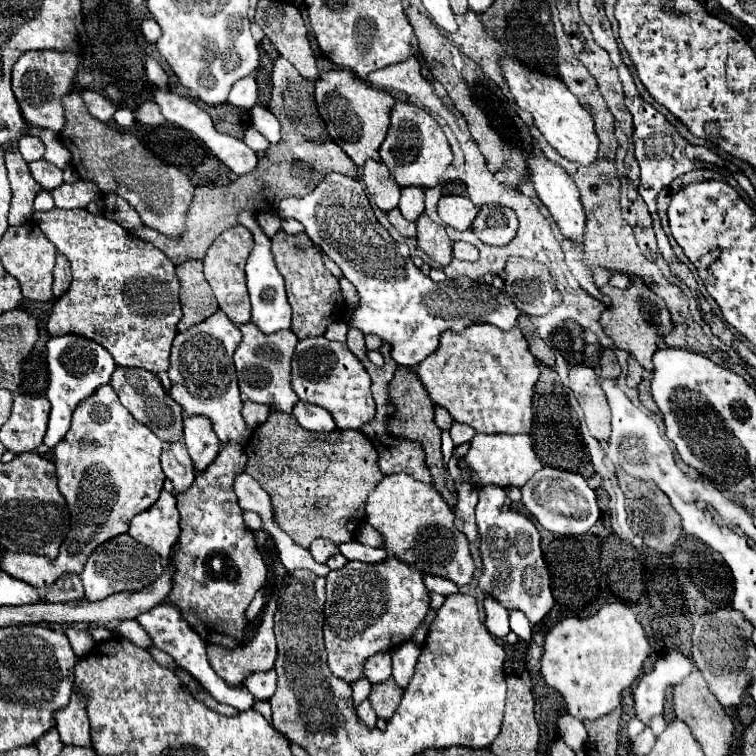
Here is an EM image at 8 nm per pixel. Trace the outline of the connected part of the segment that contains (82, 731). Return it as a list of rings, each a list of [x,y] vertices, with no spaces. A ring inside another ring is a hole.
[[[72,692],[72,698],[66,708],[58,710],[56,714],[56,728],[64,744],[74,746],[92,746],[90,740],[90,722],[86,714],[86,696]]]

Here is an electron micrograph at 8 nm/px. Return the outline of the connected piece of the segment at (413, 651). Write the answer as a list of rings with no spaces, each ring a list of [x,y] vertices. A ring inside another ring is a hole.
[[[406,642],[406,644],[400,644],[398,648],[394,648],[394,652],[390,652],[390,656],[392,656],[392,678],[396,680],[398,686],[406,688],[414,674],[414,666],[418,662],[420,648],[414,646],[412,642]]]

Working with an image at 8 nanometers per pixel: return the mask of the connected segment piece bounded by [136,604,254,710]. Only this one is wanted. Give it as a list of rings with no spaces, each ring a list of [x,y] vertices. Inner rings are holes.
[[[158,604],[154,606],[152,610],[140,614],[138,618],[138,624],[146,630],[146,634],[152,638],[154,646],[160,648],[162,652],[170,654],[176,664],[184,670],[188,670],[220,704],[228,704],[228,706],[234,706],[238,710],[250,710],[252,704],[254,704],[254,696],[250,696],[250,692],[244,688],[244,686],[238,686],[238,688],[230,688],[214,670],[212,666],[208,664],[208,658],[206,658],[206,642],[204,638],[192,630],[190,624],[186,624],[186,620],[182,618],[180,610],[176,604]]]

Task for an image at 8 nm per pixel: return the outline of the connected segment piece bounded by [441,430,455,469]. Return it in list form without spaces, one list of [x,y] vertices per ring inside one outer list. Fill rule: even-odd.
[[[442,430],[441,433],[441,450],[444,456],[444,463],[446,464],[446,469],[448,469],[448,462],[452,456],[454,450],[454,444],[450,438],[449,430]]]

